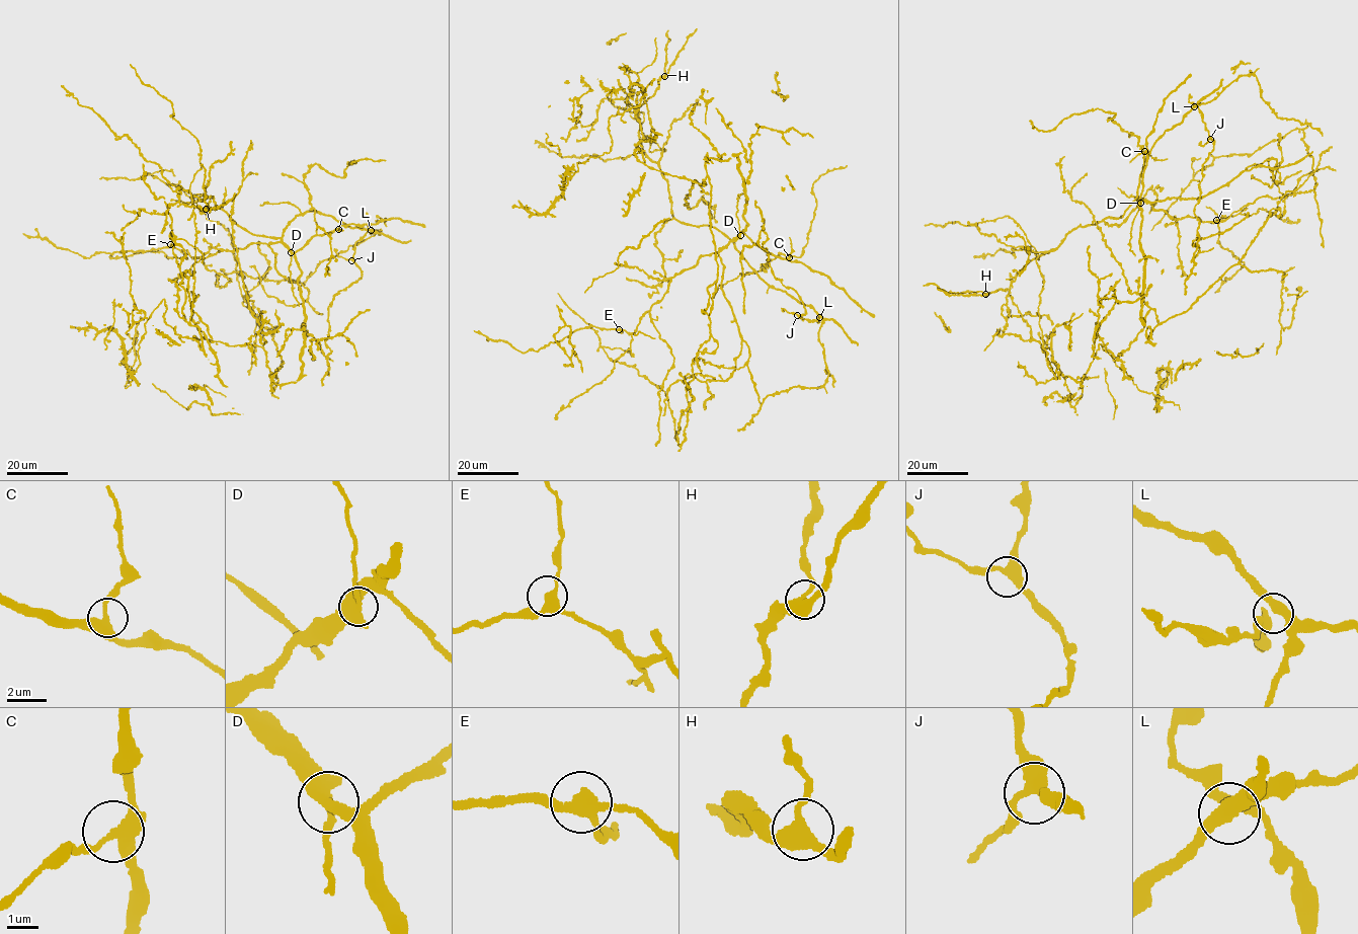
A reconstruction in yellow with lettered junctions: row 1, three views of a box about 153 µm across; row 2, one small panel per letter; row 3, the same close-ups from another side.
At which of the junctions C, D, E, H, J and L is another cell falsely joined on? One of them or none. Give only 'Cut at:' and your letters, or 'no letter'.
Cut at: D

